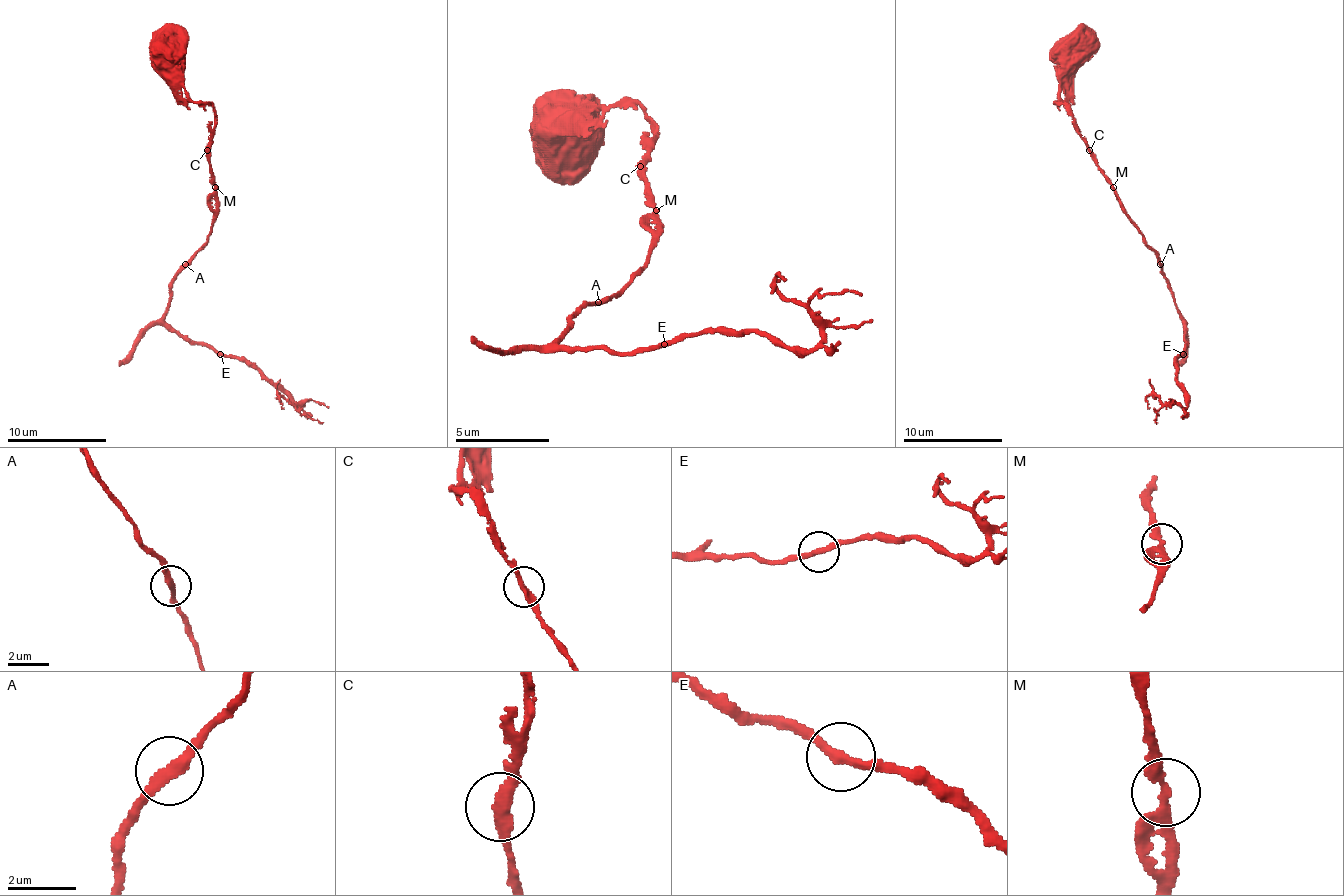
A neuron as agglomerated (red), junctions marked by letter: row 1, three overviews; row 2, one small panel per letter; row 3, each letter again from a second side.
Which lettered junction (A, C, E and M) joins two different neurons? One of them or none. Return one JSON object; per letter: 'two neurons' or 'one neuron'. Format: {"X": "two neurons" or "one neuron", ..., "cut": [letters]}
{"A": "one neuron", "C": "one neuron", "E": "one neuron", "M": "one neuron", "cut": []}

